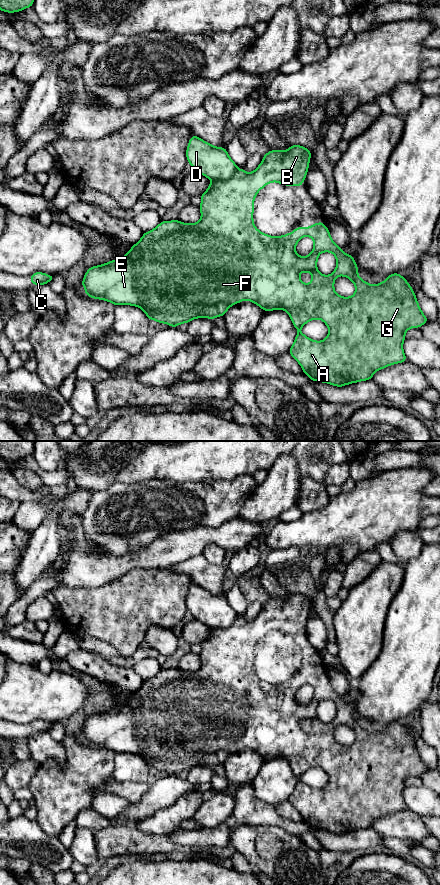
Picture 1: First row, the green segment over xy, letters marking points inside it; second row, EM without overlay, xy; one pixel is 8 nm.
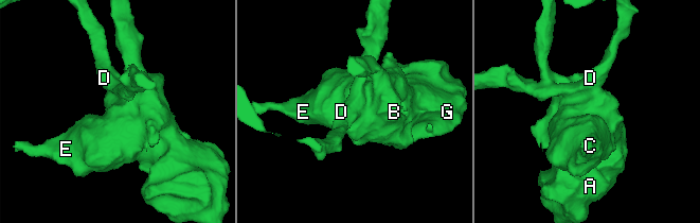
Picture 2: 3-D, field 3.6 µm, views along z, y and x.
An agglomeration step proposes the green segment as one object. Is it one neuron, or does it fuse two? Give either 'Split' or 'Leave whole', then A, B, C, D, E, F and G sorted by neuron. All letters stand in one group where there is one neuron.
Leave whole. Groups: A B C D E F G

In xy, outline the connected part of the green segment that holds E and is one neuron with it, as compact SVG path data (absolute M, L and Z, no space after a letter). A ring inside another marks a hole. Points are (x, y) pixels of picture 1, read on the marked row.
M192 135L189 140L188 147L186 149L187 162L190 163L194 171L200 173L201 175L212 180L208 189L200 196L201 204L201 219L197 223L187 224L179 220L172 221L161 221L151 231L143 233L142 238L131 247L126 255L121 259L111 260L108 263L90 267L83 278L81 285L85 288L85 294L93 299L105 300L110 303L117 305L132 305L135 307L141 308L147 315L149 320L155 320L158 323L168 324L170 327L177 327L182 323L189 323L191 320L196 318L209 318L214 319L216 317L224 316L227 310L232 306L244 300L251 301L257 306L262 308L265 312L272 310L285 310L294 325L298 330L298 333L295 337L295 341L292 347L289 350L289 354L300 364L303 369L303 373L306 374L312 381L319 381L323 383L328 383L337 387L342 387L351 383L357 383L360 381L372 380L372 376L376 371L379 371L383 368L386 368L393 364L398 364L407 361L405 353L403 351L403 342L406 339L405 333L410 328L420 328L423 324L428 322L427 317L423 314L418 301L416 299L415 292L412 287L409 285L407 280L401 276L399 273L393 273L389 275L382 283L376 285L369 284L362 280L358 275L358 266L354 261L352 254L347 255L344 251L337 246L330 236L328 227L324 226L324 221L320 223L314 223L310 227L297 227L292 233L287 233L283 236L270 236L263 232L260 232L254 225L253 221L253 212L254 212L254 199L257 193L264 188L267 184L271 182L278 182L282 185L287 186L297 186L301 187L302 183L306 179L311 152L308 148L305 148L300 145L293 145L285 151L272 150L267 152L262 159L260 165L251 173L246 172L243 169L238 169L235 162L230 158L226 148L224 147L215 147L210 143L205 142L201 138ZM304 237L311 237L314 241L313 251L306 257L302 257L297 254L295 247L297 243ZM322 252L331 252L336 257L336 268L333 273L330 275L323 275L317 269L317 260L318 256ZM301 272L310 272L312 274L312 280L309 284L304 284L300 280ZM337 276L345 276L350 279L355 285L355 293L351 297L342 297L337 294L334 290L334 282ZM313 319L322 320L328 327L329 333L328 336L323 341L315 341L305 336L300 330L301 328L309 321Z

